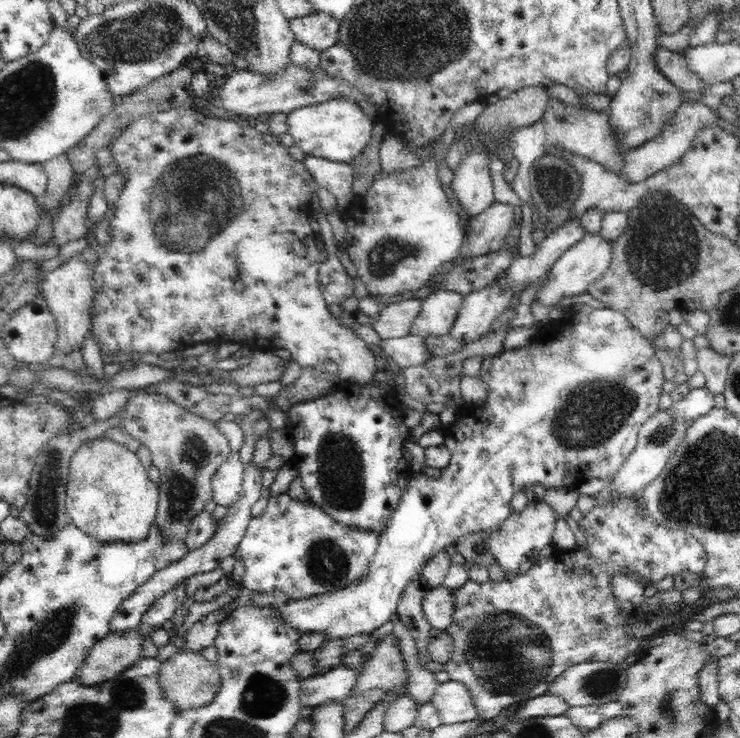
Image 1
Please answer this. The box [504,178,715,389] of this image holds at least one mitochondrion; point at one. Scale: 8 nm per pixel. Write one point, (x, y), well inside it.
(663, 250)

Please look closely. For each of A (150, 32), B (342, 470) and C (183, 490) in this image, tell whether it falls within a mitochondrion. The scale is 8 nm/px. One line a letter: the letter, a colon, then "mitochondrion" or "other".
A: mitochondrion
B: mitochondrion
C: mitochondrion

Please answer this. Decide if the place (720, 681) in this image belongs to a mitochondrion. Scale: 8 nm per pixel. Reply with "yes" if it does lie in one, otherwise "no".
no

